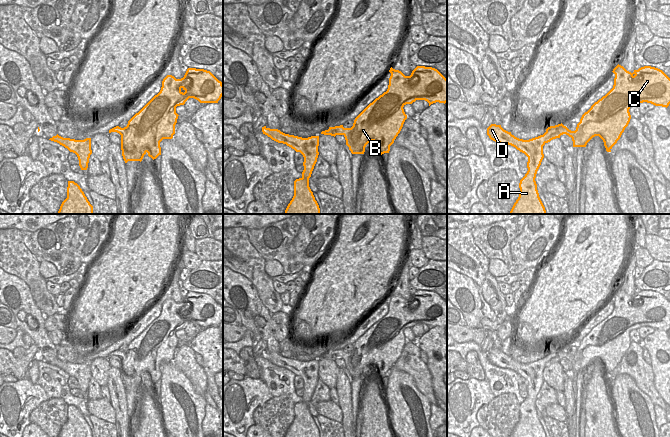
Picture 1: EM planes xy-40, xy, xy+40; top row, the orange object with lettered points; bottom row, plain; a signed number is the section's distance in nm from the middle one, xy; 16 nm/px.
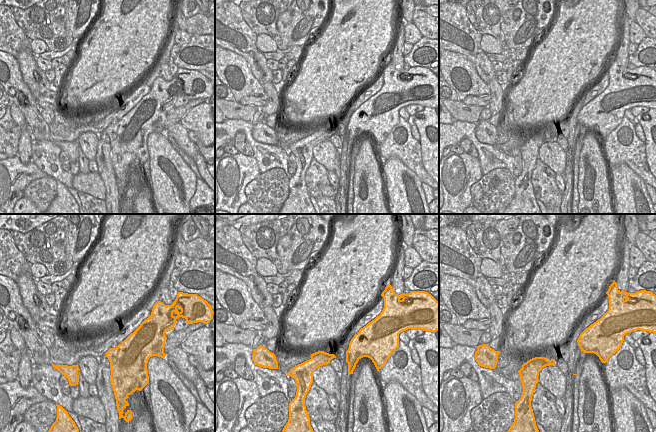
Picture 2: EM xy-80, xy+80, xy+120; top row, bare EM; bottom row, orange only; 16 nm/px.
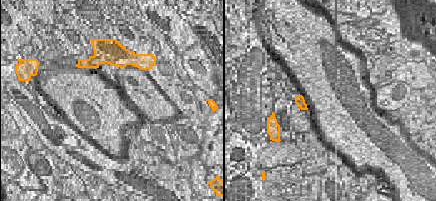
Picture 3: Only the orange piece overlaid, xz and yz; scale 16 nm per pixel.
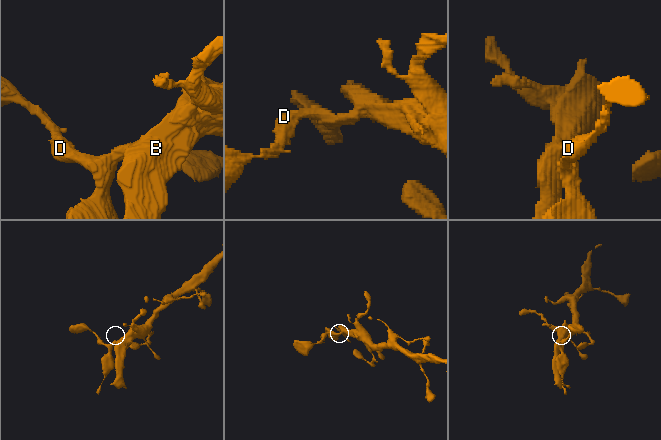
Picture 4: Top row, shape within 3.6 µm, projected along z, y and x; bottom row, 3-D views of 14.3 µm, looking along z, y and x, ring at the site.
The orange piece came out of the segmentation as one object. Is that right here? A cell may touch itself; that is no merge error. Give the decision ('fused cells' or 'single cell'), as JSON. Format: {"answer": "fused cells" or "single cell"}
{"answer": "fused cells"}

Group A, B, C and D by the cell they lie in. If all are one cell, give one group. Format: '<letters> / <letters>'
A D / B C

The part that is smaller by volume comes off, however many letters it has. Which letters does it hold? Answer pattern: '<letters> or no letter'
A, D

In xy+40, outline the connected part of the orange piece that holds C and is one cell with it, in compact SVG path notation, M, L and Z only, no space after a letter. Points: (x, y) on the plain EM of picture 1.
M618 288L612 296L615 298L613 312L582 339L575 355L569 354L562 347L555 349L554 351L558 354L556 360L568 359L572 362L573 371L586 371L593 361L599 360L604 366L606 375L611 376L612 371L620 363L630 346L629 333L632 330L637 330L643 326L666 332L669 330L670 302L662 294L644 290L631 297Z

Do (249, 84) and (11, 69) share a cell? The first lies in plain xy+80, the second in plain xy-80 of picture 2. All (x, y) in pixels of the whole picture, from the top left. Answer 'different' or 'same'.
same

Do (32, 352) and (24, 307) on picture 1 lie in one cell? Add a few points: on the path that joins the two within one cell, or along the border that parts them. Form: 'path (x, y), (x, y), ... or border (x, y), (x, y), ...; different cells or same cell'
border (34, 343), (39, 350); different cells

